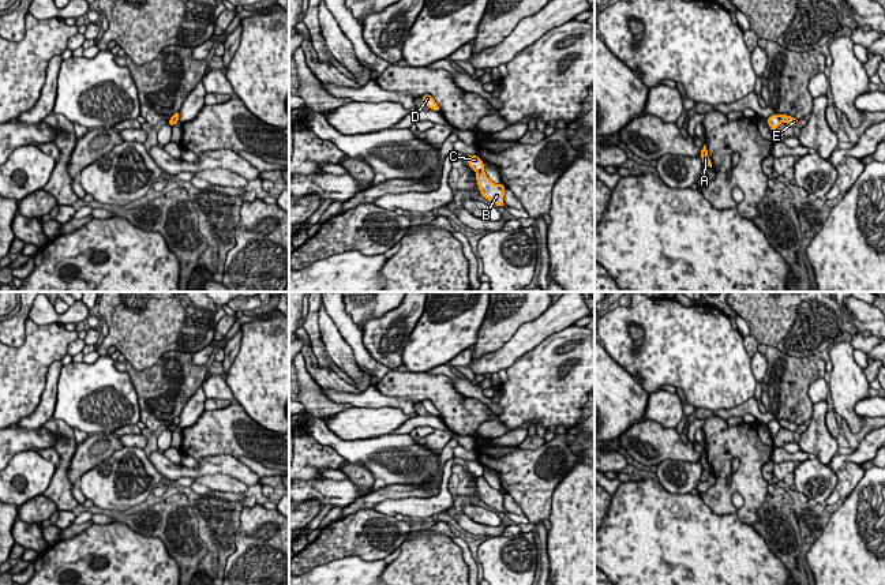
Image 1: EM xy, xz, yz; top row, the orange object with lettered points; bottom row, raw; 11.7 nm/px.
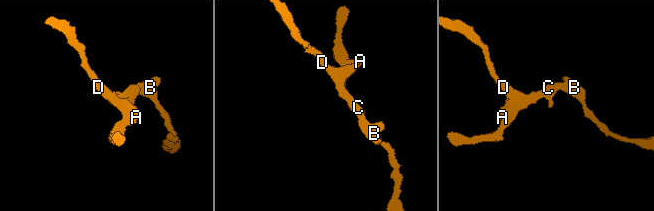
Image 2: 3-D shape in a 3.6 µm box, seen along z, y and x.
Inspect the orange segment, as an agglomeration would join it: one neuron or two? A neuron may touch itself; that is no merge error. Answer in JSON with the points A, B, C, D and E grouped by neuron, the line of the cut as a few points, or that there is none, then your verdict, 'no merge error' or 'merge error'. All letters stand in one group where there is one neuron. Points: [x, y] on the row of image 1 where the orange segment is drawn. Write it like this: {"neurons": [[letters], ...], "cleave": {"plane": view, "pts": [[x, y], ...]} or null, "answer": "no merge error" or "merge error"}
{"neurons": [["A", "C", "D"], ["B", "E"]], "cleave": {"plane": "xz", "pts": [[483, 169], [476, 173]]}, "answer": "merge error"}

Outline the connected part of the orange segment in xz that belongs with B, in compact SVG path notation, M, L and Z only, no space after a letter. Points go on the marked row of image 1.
M484 170L476 173L476 181L480 190L480 194L495 203L499 207L505 207L503 196L505 196L505 185L492 183Z

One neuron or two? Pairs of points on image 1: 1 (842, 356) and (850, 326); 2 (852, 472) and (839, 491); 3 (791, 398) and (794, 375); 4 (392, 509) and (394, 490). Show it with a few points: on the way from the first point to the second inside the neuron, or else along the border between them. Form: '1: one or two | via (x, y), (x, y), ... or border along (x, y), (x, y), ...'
1: two | border along (850, 340), (839, 340), (831, 347)
2: one | via (850, 476), (843, 487)
3: one | via (791, 393), (792, 381)
4: two | border along (424, 497), (386, 498), (371, 507)

